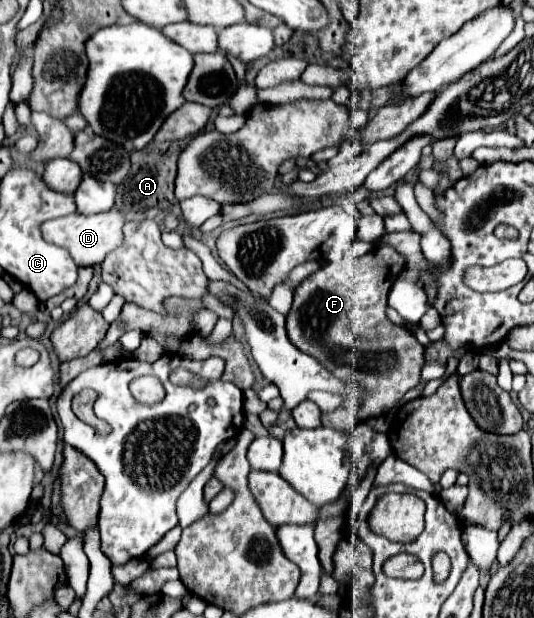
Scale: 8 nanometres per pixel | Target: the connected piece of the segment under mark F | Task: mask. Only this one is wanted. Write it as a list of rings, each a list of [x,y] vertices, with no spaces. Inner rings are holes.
[[[383,245],[363,257],[327,263],[295,289],[287,315],[289,341],[299,351],[319,359],[335,377],[359,383],[369,393],[357,411],[335,409],[323,415],[323,427],[351,431],[361,419],[381,417],[421,381],[423,345],[411,331],[391,323],[387,317],[387,293],[401,275],[403,263],[403,255]]]

